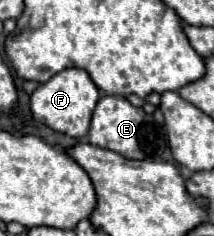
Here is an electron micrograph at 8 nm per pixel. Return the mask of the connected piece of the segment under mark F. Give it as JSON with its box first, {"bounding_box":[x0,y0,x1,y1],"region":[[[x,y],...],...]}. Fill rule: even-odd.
{"bounding_box":[30,68,100,138],"region":[[[66,68],[34,90],[34,94],[30,96],[30,110],[36,120],[44,122],[52,130],[68,134],[72,138],[82,138],[88,134],[90,118],[98,100],[100,100],[100,90],[90,80],[90,76],[80,68]]]}

